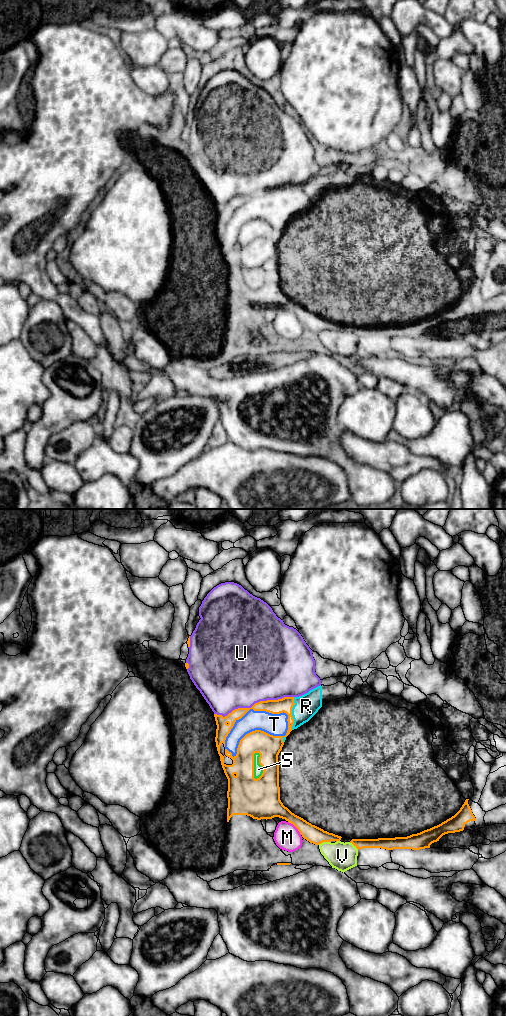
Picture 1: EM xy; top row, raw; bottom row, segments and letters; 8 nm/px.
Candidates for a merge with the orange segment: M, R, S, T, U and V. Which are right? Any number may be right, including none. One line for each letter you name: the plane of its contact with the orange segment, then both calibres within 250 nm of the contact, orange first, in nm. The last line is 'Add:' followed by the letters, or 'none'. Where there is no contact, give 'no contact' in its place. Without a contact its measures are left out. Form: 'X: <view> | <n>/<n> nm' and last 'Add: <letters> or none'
Add: none

